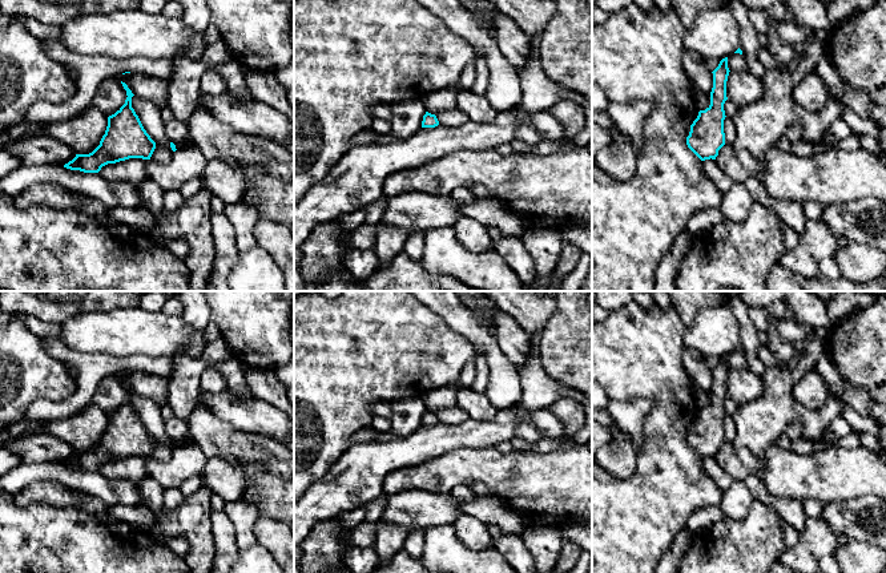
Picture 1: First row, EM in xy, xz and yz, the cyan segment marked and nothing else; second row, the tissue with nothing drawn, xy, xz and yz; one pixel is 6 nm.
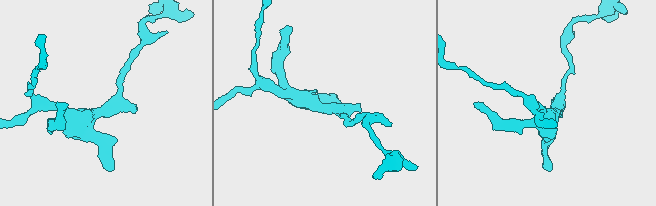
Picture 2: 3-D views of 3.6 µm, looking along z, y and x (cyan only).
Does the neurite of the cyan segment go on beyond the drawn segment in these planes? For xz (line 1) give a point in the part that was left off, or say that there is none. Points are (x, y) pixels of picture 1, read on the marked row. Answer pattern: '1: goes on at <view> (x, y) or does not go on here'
1: does not go on here

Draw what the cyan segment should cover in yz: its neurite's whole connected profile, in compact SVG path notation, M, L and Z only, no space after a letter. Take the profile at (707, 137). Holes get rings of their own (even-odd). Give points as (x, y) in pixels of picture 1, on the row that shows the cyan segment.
M728 57L722 58L713 73L713 88L710 92L710 105L700 110L697 118L690 125L686 137L688 148L701 160L716 160L718 150L725 145L724 104L726 97L726 81L729 76Z

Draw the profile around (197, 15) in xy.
M178 0L182 9L182 20L196 33L197 39L184 51L181 56L190 60L201 60L205 55L206 44L204 41L204 32L212 23L212 12L206 0Z

